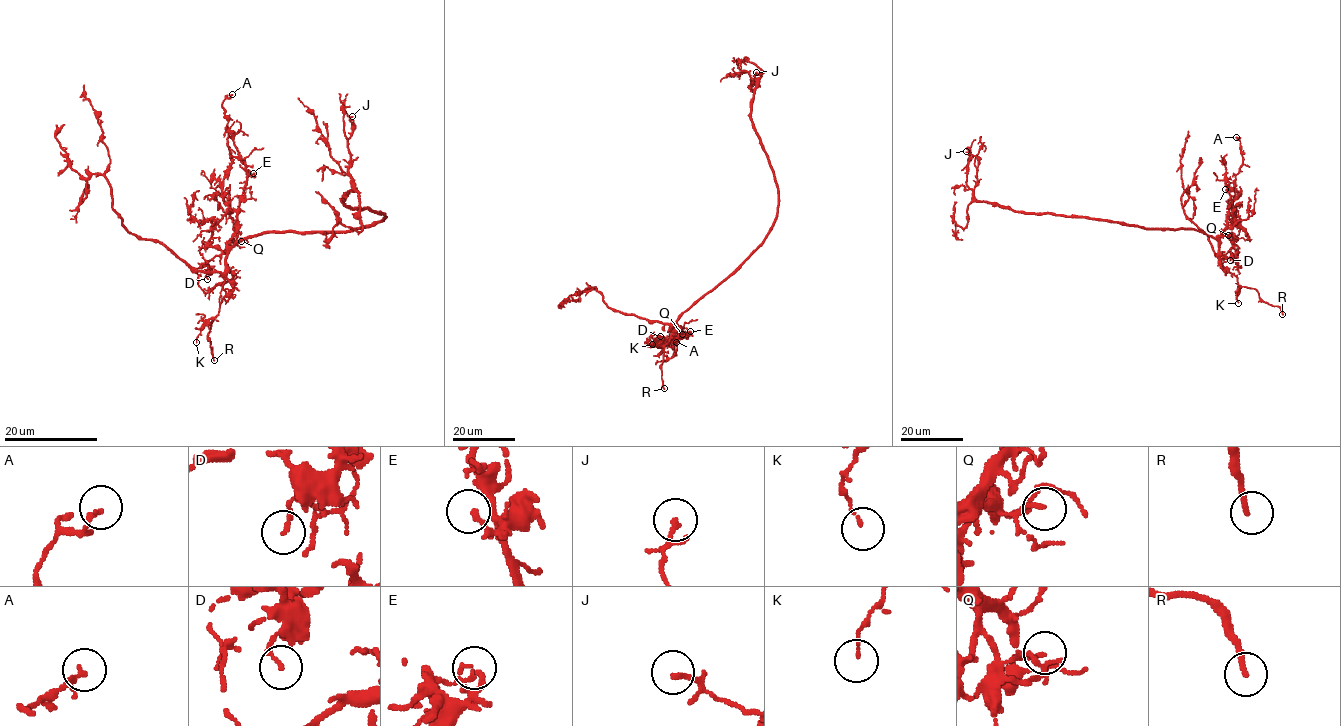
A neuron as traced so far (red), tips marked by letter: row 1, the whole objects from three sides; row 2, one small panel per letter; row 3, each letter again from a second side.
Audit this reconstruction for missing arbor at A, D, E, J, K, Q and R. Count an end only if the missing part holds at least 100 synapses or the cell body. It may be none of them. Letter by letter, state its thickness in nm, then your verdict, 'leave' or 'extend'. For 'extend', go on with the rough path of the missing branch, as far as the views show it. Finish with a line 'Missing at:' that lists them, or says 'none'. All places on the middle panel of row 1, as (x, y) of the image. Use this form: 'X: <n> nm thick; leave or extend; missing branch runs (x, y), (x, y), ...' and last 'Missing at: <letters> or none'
A: 160 nm thick; leave
D: 130 nm thick; leave
E: 170 nm thick; leave
J: 160 nm thick; leave
K: 90 nm thick; leave
Q: 80 nm thick; leave
R: 180 nm thick; extend; missing branch runs (664, 388), (634, 394), (630, 401), (635, 406), (640, 403), (609, 406), (599, 399)
Missing at: R

